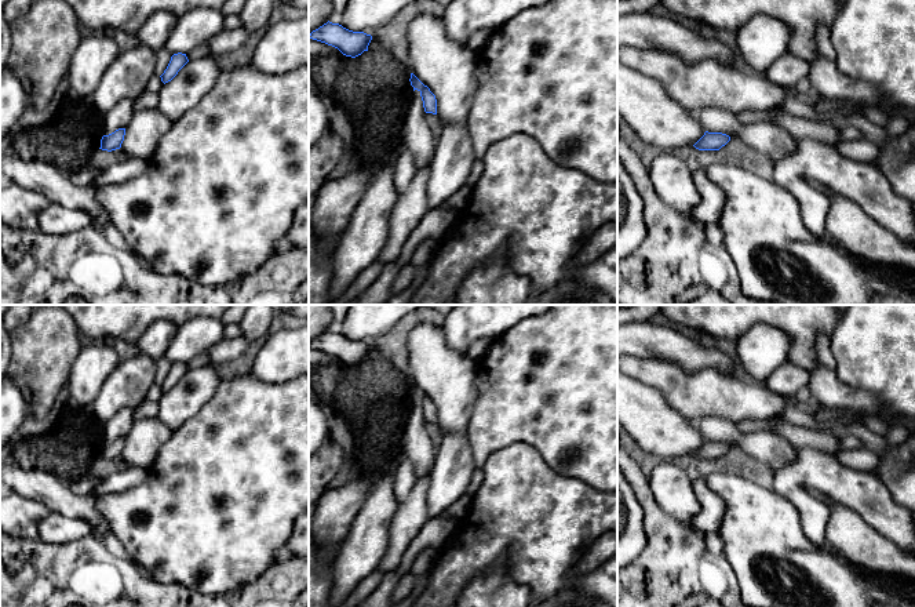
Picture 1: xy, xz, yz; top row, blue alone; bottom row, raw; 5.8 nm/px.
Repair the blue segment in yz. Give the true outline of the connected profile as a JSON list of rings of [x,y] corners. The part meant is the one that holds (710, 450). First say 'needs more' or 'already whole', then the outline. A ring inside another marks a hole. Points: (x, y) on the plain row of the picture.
already whole | [[[708,441],[693,454],[699,459],[719,459],[730,450],[730,446],[722,441]]]

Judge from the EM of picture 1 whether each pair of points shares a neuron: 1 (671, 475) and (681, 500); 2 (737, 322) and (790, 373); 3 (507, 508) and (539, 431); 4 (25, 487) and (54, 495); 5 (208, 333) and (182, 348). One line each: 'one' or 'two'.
1: one
2: two
3: two
4: one
5: one

